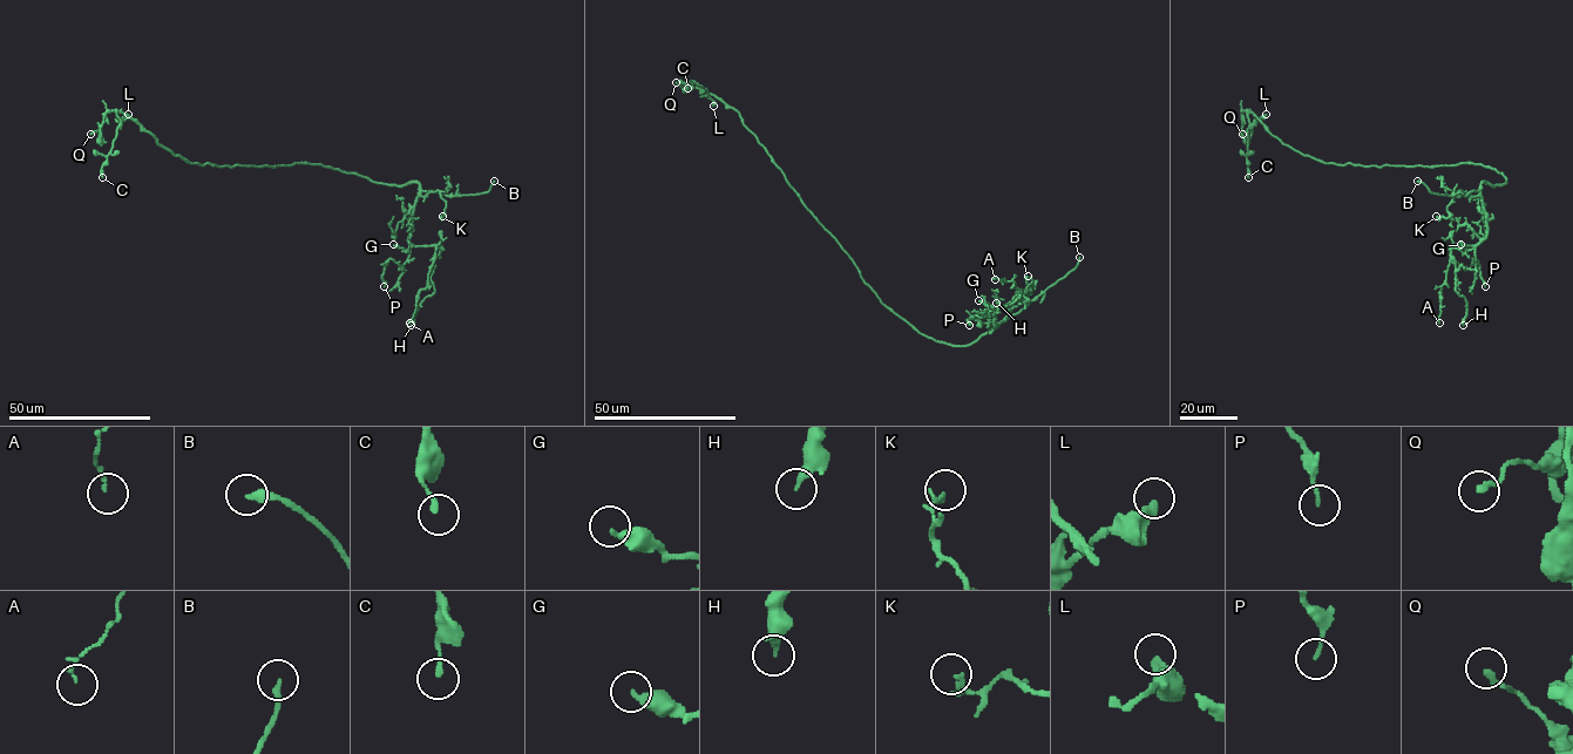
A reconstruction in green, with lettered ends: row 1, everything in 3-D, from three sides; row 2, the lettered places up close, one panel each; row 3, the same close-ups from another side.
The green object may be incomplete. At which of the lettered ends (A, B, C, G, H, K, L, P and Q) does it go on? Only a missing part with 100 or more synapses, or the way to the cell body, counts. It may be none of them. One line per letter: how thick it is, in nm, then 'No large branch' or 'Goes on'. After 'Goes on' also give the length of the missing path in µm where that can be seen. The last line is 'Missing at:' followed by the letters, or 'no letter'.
A: Thickness 100 nm. No large branch
B: Thickness 280 nm. Goes on. Missing length about 20 µm
C: Thickness 190 nm. No large branch
G: Thickness 300 nm. No large branch
H: Thickness 320 nm. No large branch
K: Thickness 90 nm. No large branch
L: Thickness 400 nm. No large branch
P: Thickness 130 nm. No large branch
Q: Thickness 220 nm. No large branch
Missing at: B

